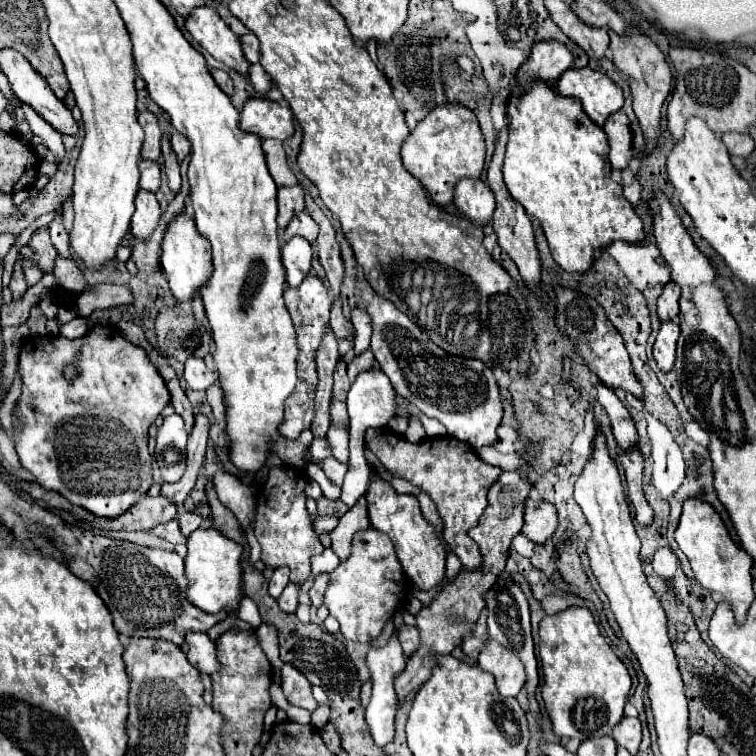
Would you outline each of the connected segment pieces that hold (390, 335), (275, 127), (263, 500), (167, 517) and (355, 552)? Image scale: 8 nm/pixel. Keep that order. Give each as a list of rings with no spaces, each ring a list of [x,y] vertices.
[[[374,293],[366,311],[372,319],[372,347],[370,349],[380,365],[380,369],[392,381],[396,393],[400,397],[404,397],[406,401],[410,401],[412,405],[416,405],[424,415],[438,419],[448,429],[448,435],[470,443],[474,449],[498,443],[496,429],[502,421],[504,411],[502,411],[502,399],[498,393],[498,381],[496,381],[492,369],[488,365],[484,365],[482,361],[454,357],[446,351],[442,351],[420,331],[420,327],[416,323],[412,323],[408,319],[408,315],[404,315],[400,309],[396,309],[396,305],[392,301],[380,297],[378,293]]]
[[[252,97],[240,113],[240,129],[262,139],[284,141],[294,135],[294,119],[290,107],[282,107],[266,97]]]
[[[272,467],[266,483],[262,485],[256,519],[254,519],[254,533],[262,547],[262,563],[270,567],[286,565],[290,569],[290,581],[302,585],[310,575],[310,557],[322,553],[324,547],[318,541],[314,531],[314,521],[306,511],[306,471],[296,467],[278,469]]]
[[[144,495],[128,513],[118,517],[118,531],[150,531],[160,523],[168,523],[176,517],[178,509],[166,497]]]
[[[366,529],[358,531],[352,541],[352,553],[348,561],[340,563],[330,573],[330,585],[324,595],[324,605],[330,609],[340,621],[340,633],[350,641],[370,643],[382,631],[388,619],[394,617],[396,611],[402,611],[410,593],[410,579],[406,577],[394,545],[388,535]]]

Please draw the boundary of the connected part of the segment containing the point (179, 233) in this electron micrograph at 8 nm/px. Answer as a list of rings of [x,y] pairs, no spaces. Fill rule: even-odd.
[[[182,211],[178,213],[166,227],[164,233],[164,241],[162,241],[162,257],[160,257],[162,269],[168,277],[170,289],[174,293],[174,297],[178,299],[178,303],[190,303],[192,295],[196,291],[200,291],[202,283],[210,277],[212,273],[212,257],[210,257],[210,243],[200,235],[200,231],[196,229],[194,219]]]

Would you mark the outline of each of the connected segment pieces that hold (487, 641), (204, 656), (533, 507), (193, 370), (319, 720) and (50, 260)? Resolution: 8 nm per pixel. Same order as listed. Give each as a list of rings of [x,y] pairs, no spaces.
[[[490,635],[484,637],[484,647],[478,657],[478,665],[492,673],[496,687],[502,697],[516,697],[526,683],[526,673],[522,661],[504,645],[494,641]]]
[[[186,633],[186,645],[184,651],[188,655],[188,661],[192,661],[192,665],[202,671],[202,673],[214,673],[218,667],[218,659],[216,659],[216,647],[210,641],[210,637],[206,633]]]
[[[526,499],[526,511],[524,511],[524,525],[522,535],[526,535],[530,541],[542,545],[556,529],[558,515],[554,505],[542,501],[542,499]]]
[[[192,357],[184,363],[184,379],[190,389],[206,391],[210,385],[214,385],[214,379],[218,379],[218,375],[204,359]]]
[[[318,705],[318,709],[312,713],[312,725],[316,729],[324,727],[328,723],[328,713],[330,713],[330,707],[328,705]]]
[[[38,229],[34,239],[30,239],[30,247],[36,251],[36,255],[32,257],[44,271],[52,271],[54,267],[54,257],[56,257],[56,249],[50,241],[50,235],[48,235],[48,229]]]

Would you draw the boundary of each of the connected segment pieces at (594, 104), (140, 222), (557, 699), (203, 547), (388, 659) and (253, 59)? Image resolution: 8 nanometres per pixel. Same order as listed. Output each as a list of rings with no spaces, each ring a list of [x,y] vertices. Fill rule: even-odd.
[[[572,67],[564,71],[556,83],[556,89],[562,97],[578,97],[584,105],[586,115],[600,127],[608,115],[620,111],[624,105],[622,89],[608,75],[590,67]]]
[[[138,189],[134,205],[136,205],[136,209],[132,215],[130,229],[132,229],[136,239],[146,241],[152,235],[152,231],[156,229],[158,219],[162,215],[160,205],[156,201],[156,195],[152,191],[146,191],[146,189]]]
[[[568,607],[556,615],[546,615],[540,621],[538,635],[542,641],[538,647],[544,679],[542,699],[552,721],[552,731],[558,737],[576,737],[580,741],[610,735],[624,715],[630,675],[600,635],[592,613],[586,607]]]
[[[200,527],[188,537],[188,555],[184,559],[186,565],[186,597],[192,605],[196,605],[204,613],[220,613],[226,611],[226,615],[232,615],[238,611],[240,599],[242,599],[242,567],[240,567],[240,555],[242,547],[218,533],[216,529]]]
[[[392,635],[388,645],[382,647],[382,649],[370,647],[366,661],[368,661],[370,677],[374,681],[372,697],[370,697],[370,703],[366,707],[366,723],[370,725],[370,731],[372,731],[372,737],[374,737],[376,745],[384,747],[394,739],[394,719],[396,719],[396,711],[398,711],[398,703],[396,703],[398,695],[396,695],[396,689],[394,689],[394,679],[406,669],[406,657],[402,653],[398,637]]]
[[[246,33],[246,35],[240,37],[240,43],[242,43],[244,57],[250,63],[258,63],[260,61],[260,41],[258,41],[258,37],[252,35],[252,33]]]

